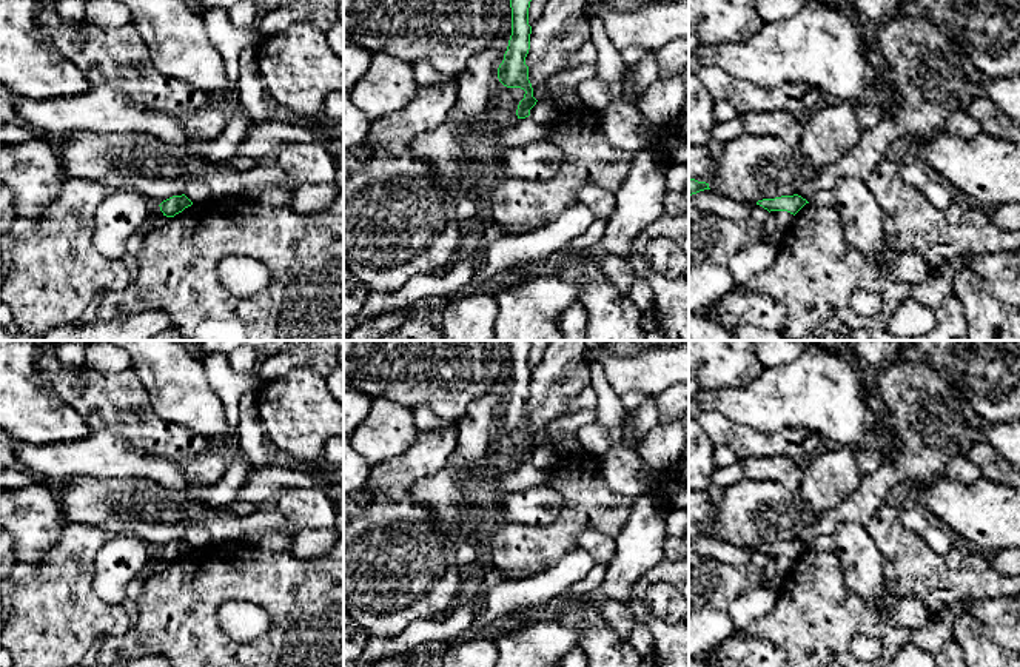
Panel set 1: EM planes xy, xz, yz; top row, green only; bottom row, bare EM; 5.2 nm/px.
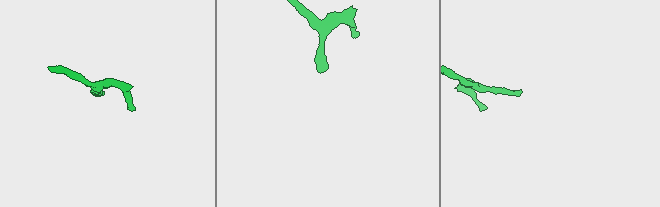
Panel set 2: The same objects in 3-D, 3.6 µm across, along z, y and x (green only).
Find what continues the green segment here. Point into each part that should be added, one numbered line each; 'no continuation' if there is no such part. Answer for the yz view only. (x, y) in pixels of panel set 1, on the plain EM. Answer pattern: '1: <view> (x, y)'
no continuation

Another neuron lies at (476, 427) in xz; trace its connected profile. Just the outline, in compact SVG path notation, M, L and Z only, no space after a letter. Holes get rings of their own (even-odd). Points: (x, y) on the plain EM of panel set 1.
M512 359L505 365L502 377L485 396L471 402L465 414L456 422L456 445L445 464L456 471L458 478L468 479L478 474L487 462L498 413L504 405L510 380Z

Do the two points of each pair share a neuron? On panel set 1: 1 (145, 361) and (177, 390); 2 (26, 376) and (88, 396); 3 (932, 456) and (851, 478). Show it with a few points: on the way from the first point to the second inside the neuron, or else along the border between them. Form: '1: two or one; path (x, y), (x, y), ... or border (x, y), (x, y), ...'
1: one; path (153, 365), (170, 382)
2: two; border (37, 356), (36, 365), (45, 381), (73, 407)
3: two; border (865, 476), (862, 484), (840, 504)

